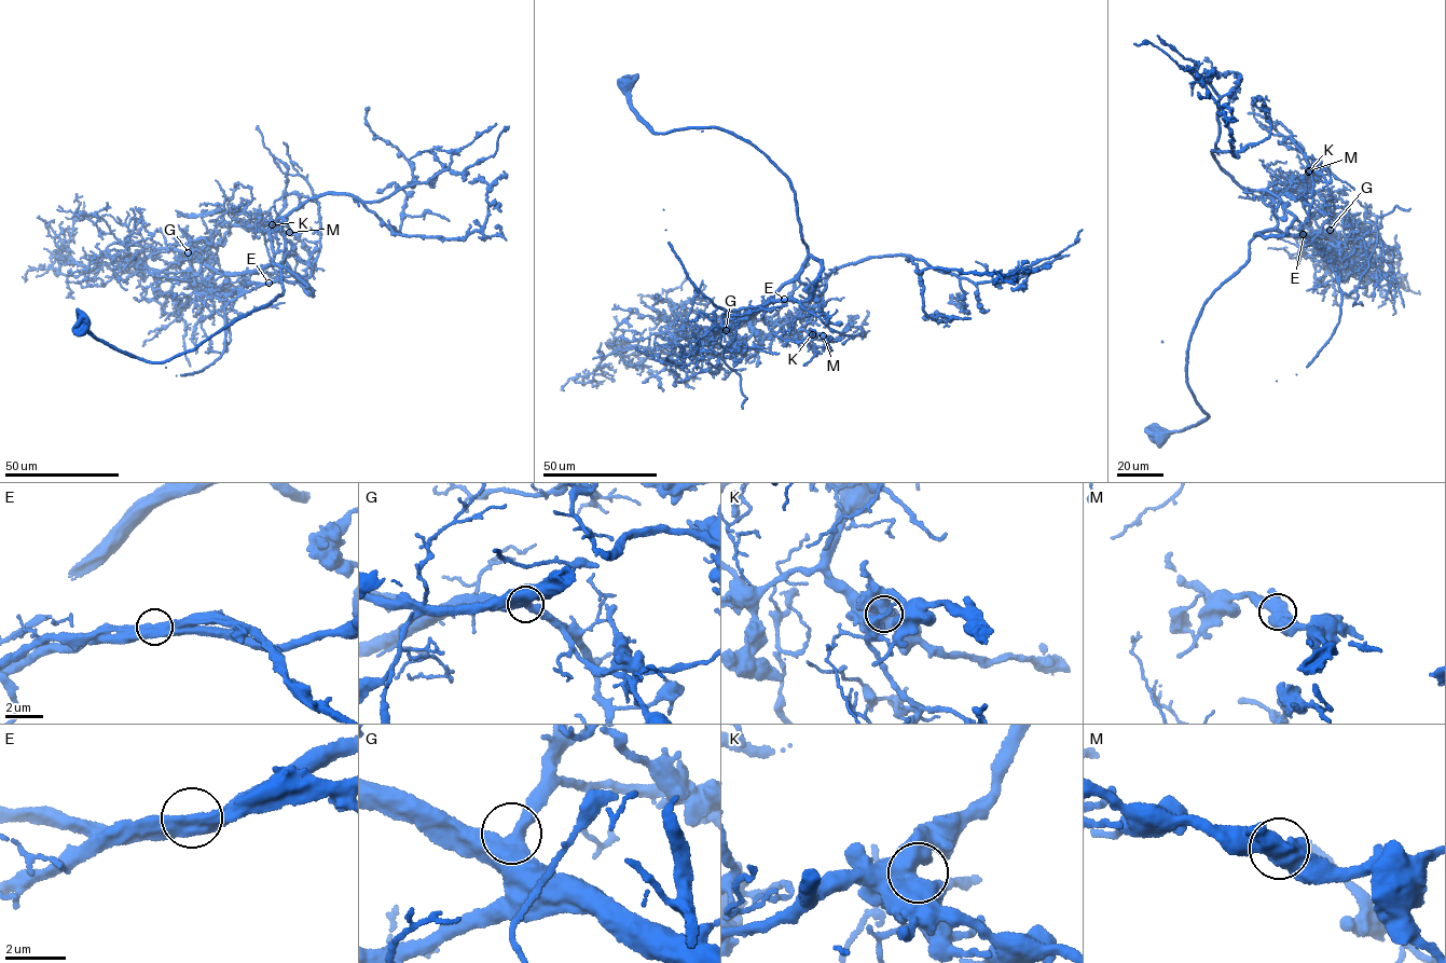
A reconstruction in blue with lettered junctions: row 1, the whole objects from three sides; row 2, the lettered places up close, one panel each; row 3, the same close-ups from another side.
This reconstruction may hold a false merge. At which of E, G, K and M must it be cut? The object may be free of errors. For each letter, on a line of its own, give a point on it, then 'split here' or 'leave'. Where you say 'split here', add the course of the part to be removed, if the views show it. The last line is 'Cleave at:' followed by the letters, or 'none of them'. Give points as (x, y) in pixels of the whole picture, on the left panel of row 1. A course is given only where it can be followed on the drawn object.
E: place (269, 283); split here; course (269, 283), (228, 301), (224, 312), (225, 347), (220, 358), (196, 372), (176, 375), (166, 367), (135, 258)
G: place (188, 252); leave
K: place (272, 224); leave
M: place (289, 232); leave
Cleave at: E

